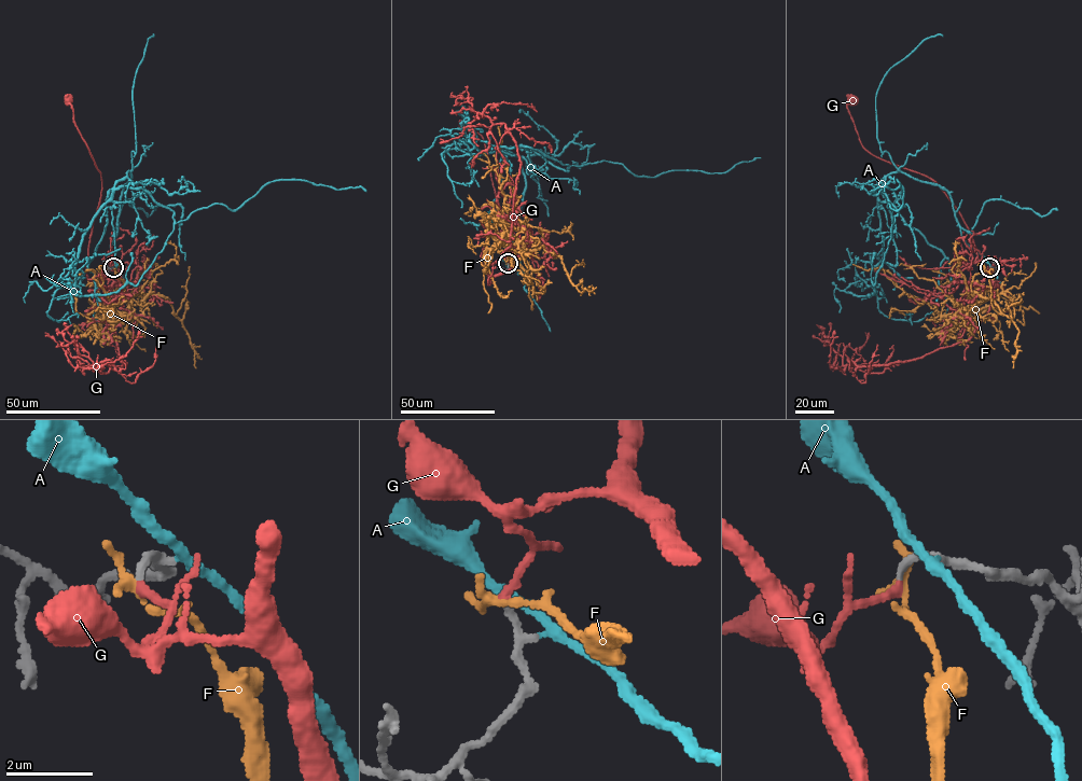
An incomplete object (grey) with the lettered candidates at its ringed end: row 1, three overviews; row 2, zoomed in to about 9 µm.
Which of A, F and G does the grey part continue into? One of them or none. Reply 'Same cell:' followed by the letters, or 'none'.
Same cell: G

